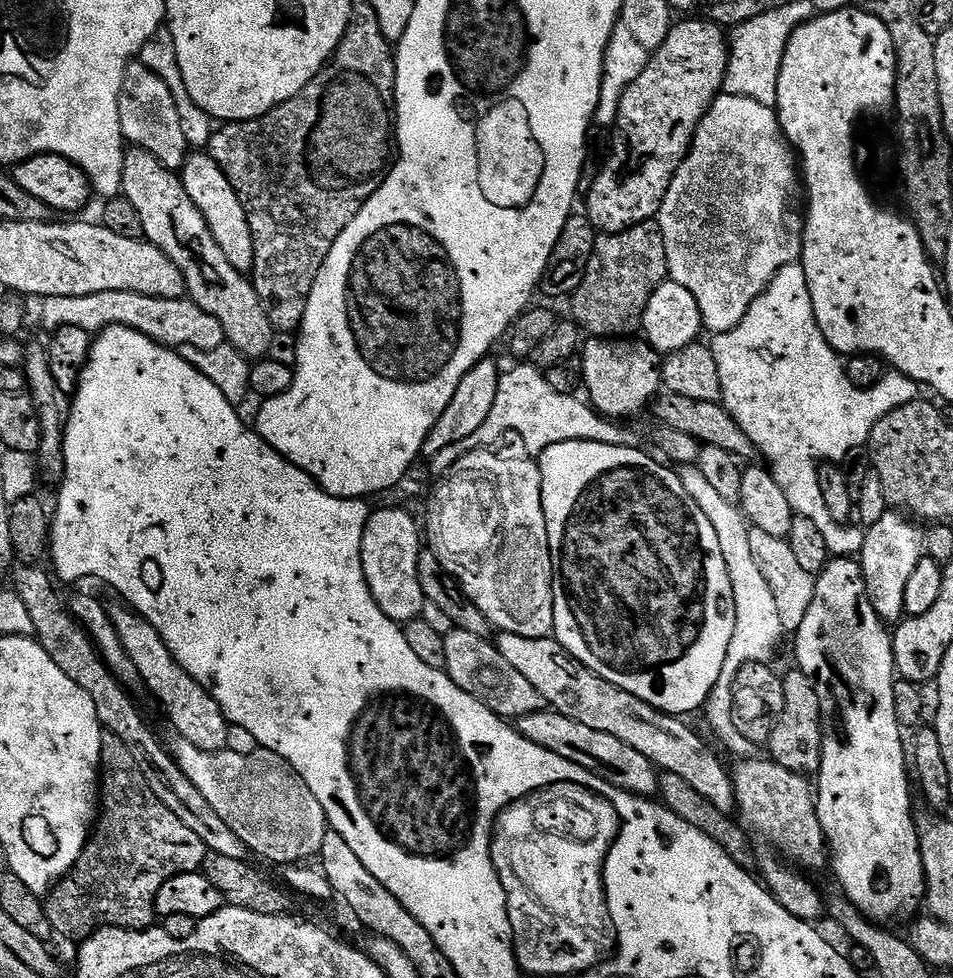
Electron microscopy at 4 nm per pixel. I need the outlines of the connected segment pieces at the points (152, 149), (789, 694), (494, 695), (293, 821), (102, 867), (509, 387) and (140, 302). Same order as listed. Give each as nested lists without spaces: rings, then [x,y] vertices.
[[[133,62],[126,70],[122,82],[122,94],[118,102],[118,118],[122,122],[122,134],[131,147],[146,150],[162,166],[179,173],[190,155],[186,134],[182,134],[182,118],[178,118],[178,106],[170,86],[154,74],[145,64]]]
[[[793,670],[789,676],[785,675],[783,682],[784,709],[778,718],[778,726],[774,726],[774,734],[770,734],[766,752],[776,763],[786,766],[786,770],[794,770],[802,776],[811,777],[819,773],[824,745],[824,725],[820,723],[820,699],[815,684],[799,670]]]
[[[457,628],[449,636],[445,636],[444,641],[446,671],[450,679],[459,688],[466,690],[466,694],[478,698],[478,702],[482,702],[496,715],[504,717],[509,722],[516,722],[522,716],[545,711],[546,705],[542,694],[538,694],[532,683],[522,674],[518,674],[518,670],[514,670],[514,666],[510,666],[506,658],[502,658],[491,639]]]
[[[181,738],[174,739],[170,744],[170,751],[175,756],[176,761],[180,763],[180,769],[198,786],[198,790],[206,797],[206,802],[218,810],[218,818],[242,838],[242,842],[248,848],[253,857],[261,856],[264,860],[269,860],[272,864],[287,866],[289,864],[298,864],[300,859],[310,858],[320,855],[320,847],[330,831],[328,819],[322,810],[322,802],[314,798],[314,790],[306,786],[306,782],[278,754],[268,752],[265,748],[258,749],[254,754],[234,754],[230,751],[207,752],[199,749],[193,743]]]
[[[101,731],[100,733],[100,775],[102,777],[102,791],[99,803],[102,807],[98,812],[98,823],[95,825],[88,844],[82,850],[82,854],[78,858],[76,865],[72,867],[67,877],[52,889],[46,900],[49,920],[57,937],[80,936],[79,938],[87,938],[97,928],[131,928],[133,930],[143,930],[153,927],[158,920],[156,915],[158,890],[162,890],[164,883],[172,876],[181,876],[187,872],[201,871],[204,867],[204,861],[210,855],[208,848],[202,842],[202,838],[198,838],[198,834],[194,834],[194,830],[189,830],[178,818],[178,814],[174,814],[171,810],[166,810],[166,806],[162,806],[162,802],[158,802],[158,798],[154,795],[154,790],[150,790],[150,782],[146,782],[146,774],[142,774],[142,770],[138,770],[138,762],[134,762],[134,757],[130,754],[130,750],[126,750],[124,743],[112,732]]]
[[[524,362],[519,366],[520,372],[503,373],[502,387],[498,390],[498,398],[494,398],[494,410],[490,410],[490,418],[486,418],[486,422],[482,422],[480,429],[470,434],[470,438],[454,446],[457,453],[491,449],[495,445],[492,443],[502,439],[507,432],[517,432],[532,454],[545,452],[550,446],[562,442],[585,439],[585,401],[559,392],[550,381],[544,380],[545,373],[538,370],[535,363]]]
[[[107,292],[106,294],[86,294],[74,298],[47,297],[43,301],[44,309],[40,316],[48,330],[74,326],[93,334],[99,334],[106,328],[126,326],[146,334],[154,342],[164,347],[179,350],[182,346],[198,346],[198,350],[214,350],[225,347],[226,341],[222,322],[214,314],[206,314],[190,298],[167,300],[150,298],[133,292]]]

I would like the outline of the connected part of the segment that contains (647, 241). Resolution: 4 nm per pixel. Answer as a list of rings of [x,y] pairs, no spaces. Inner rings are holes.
[[[659,223],[636,224],[633,228],[627,228],[625,232],[605,232],[597,235],[586,278],[570,298],[571,319],[592,338],[635,337],[644,327],[644,315],[646,305],[650,303],[650,294],[654,294],[654,290],[658,290],[658,286],[667,279],[669,275],[666,246]]]

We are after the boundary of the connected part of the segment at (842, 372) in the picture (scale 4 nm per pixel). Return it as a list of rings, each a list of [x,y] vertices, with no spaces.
[[[800,262],[786,266],[773,278],[771,286],[753,302],[746,318],[742,320],[738,327],[729,332],[721,332],[713,335],[711,339],[710,347],[714,358],[718,362],[718,376],[722,378],[722,403],[724,409],[736,419],[738,426],[742,426],[742,430],[746,430],[746,434],[758,449],[759,455],[761,457],[765,456],[765,458],[768,459],[768,461],[766,461],[767,467],[770,469],[772,477],[778,482],[778,486],[782,486],[786,498],[790,498],[790,506],[797,517],[816,520],[823,537],[830,545],[830,552],[833,557],[855,557],[864,545],[865,529],[863,527],[852,528],[853,526],[849,526],[848,524],[839,524],[834,518],[834,514],[830,514],[830,506],[826,506],[826,494],[824,493],[824,485],[820,479],[821,467],[825,462],[847,461],[853,452],[863,449],[865,445],[867,445],[868,439],[872,437],[872,431],[876,423],[886,414],[890,414],[894,410],[906,406],[911,400],[917,399],[922,392],[921,385],[917,384],[915,380],[910,379],[910,377],[892,370],[885,374],[872,388],[862,389],[856,387],[854,382],[848,377],[848,370],[840,353],[834,351],[834,349],[824,341],[824,336],[820,333],[820,328],[816,324],[814,306],[810,298],[810,286],[806,282],[804,265]]]

